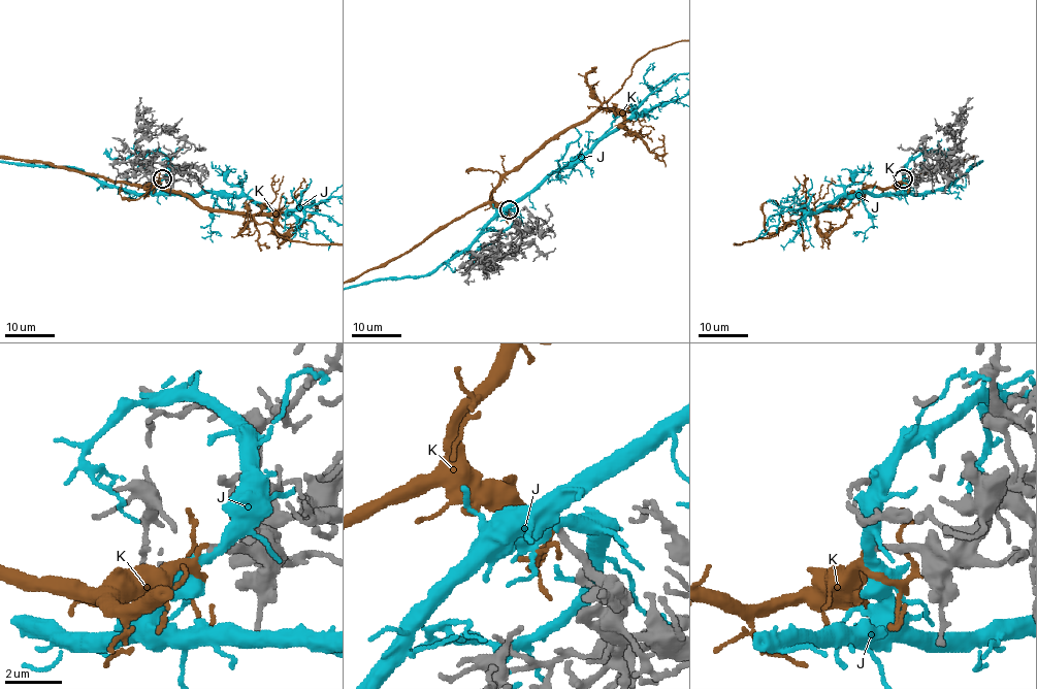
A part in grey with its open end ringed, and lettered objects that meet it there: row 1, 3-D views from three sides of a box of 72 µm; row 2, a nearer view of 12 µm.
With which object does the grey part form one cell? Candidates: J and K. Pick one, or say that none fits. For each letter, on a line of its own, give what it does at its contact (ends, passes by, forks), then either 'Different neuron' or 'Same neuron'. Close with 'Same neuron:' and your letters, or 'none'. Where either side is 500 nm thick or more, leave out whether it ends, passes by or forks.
J: It passes by. Different neuron
K: It passes by. Different neuron
Same neuron: none

